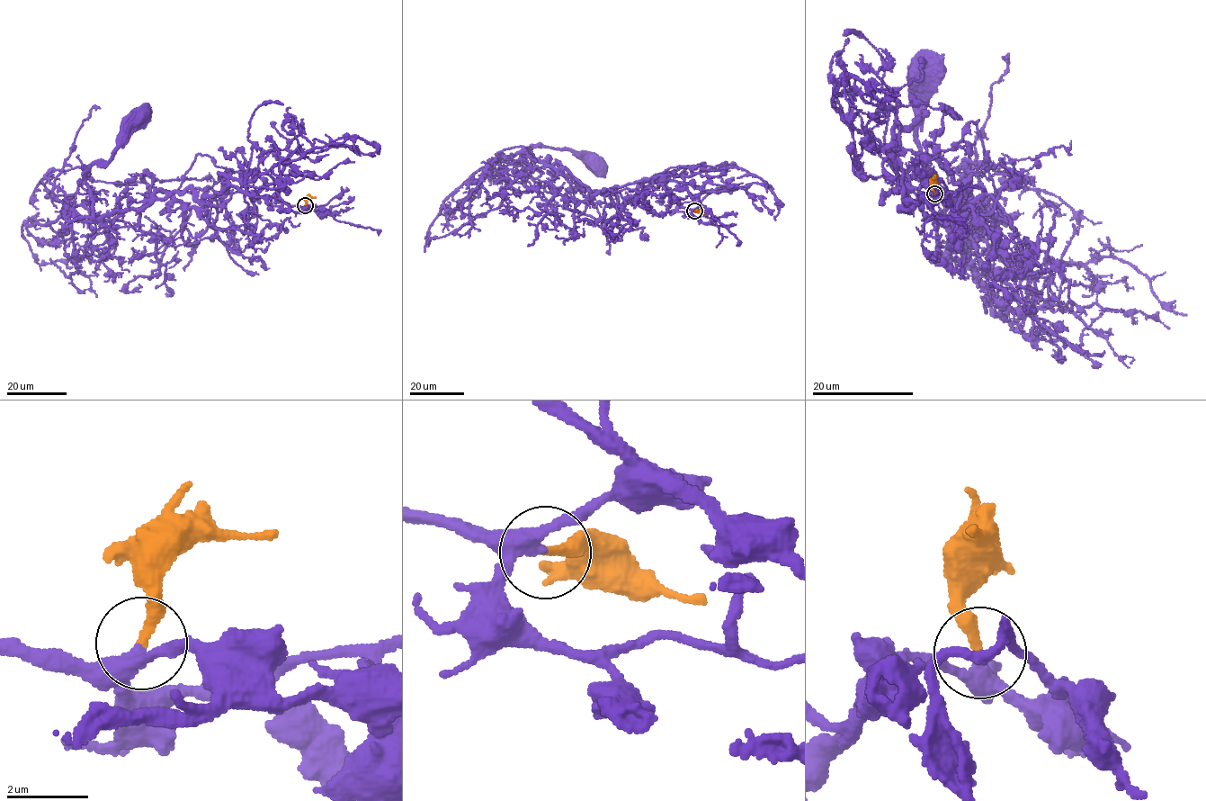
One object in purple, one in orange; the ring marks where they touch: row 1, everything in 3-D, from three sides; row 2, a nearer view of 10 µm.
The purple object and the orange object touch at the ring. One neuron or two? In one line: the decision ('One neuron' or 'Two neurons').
One neuron

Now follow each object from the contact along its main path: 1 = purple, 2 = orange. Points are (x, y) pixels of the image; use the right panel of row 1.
1: (934, 193), (897, 189), (917, 177), (957, 202), (969, 184), (940, 255), (944, 199), (916, 130), (928, 75)
2: (934, 193), (932, 184), (933, 177)

